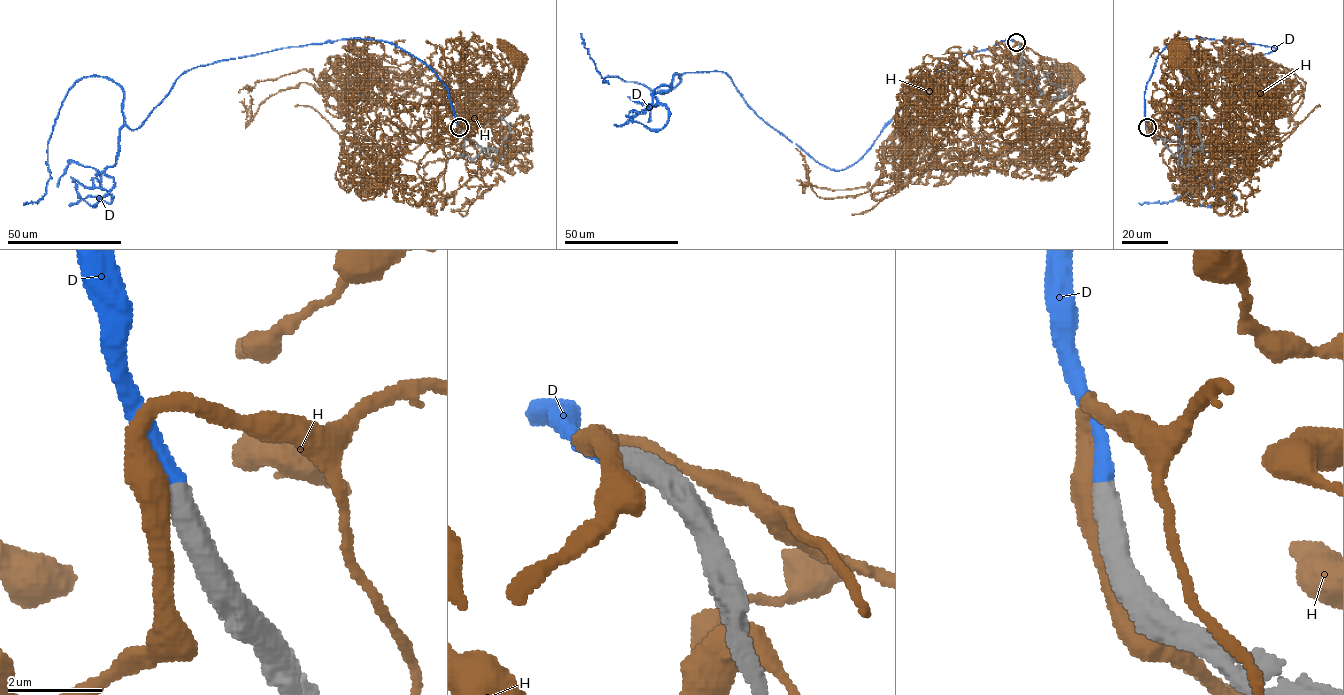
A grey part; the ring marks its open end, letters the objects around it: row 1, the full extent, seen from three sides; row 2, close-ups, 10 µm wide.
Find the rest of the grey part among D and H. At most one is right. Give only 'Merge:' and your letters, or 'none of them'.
Merge: D

